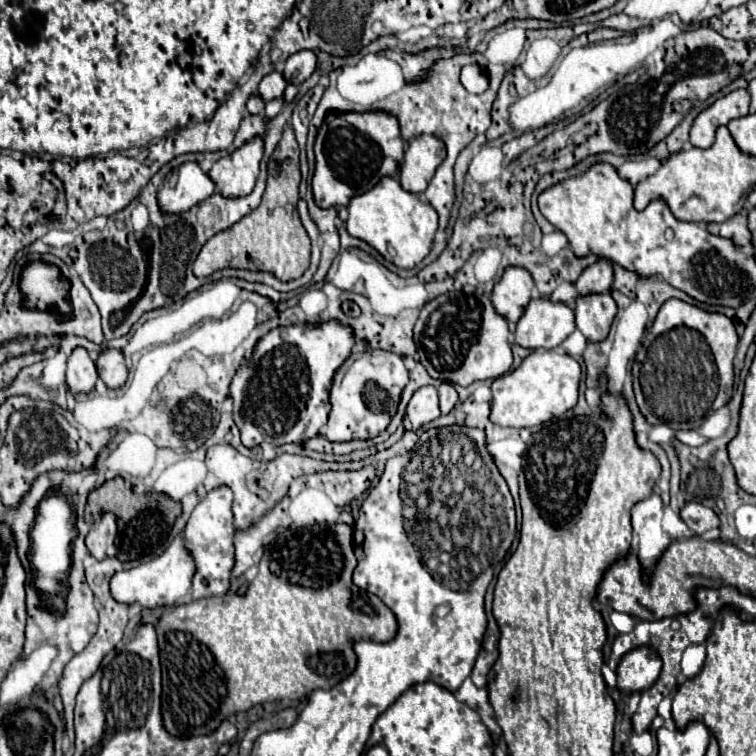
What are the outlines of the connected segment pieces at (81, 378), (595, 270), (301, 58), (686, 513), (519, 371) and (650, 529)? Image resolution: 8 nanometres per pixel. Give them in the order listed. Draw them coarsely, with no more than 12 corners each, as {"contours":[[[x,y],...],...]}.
{"contours":[[[83,347],[67,361],[71,393],[95,389],[97,367]],[[607,259],[575,281],[579,295],[611,291],[615,273]],[[309,49],[285,61],[283,75],[299,85],[317,67],[317,55]],[[685,503],[679,515],[697,535],[719,527],[715,511]],[[533,351],[493,381],[489,419],[531,427],[575,407],[581,367]],[[655,493],[631,509],[633,535],[645,573],[671,543],[661,527]]]}

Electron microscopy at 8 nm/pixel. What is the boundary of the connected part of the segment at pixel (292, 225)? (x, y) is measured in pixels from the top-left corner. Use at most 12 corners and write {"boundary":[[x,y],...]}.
{"boundary":[[285,129],[257,209],[213,235],[193,273],[235,267],[281,281],[309,267],[299,145]]}

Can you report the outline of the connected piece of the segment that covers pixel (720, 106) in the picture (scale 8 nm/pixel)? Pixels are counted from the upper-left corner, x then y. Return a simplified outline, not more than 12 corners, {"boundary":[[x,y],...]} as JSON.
{"boundary":[[737,89],[703,109],[691,143],[707,149],[719,125],[749,113],[749,91]]}

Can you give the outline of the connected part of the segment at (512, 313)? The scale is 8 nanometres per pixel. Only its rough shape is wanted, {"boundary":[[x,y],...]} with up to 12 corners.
{"boundary":[[509,265],[491,301],[499,315],[517,323],[535,281],[525,267]]}

